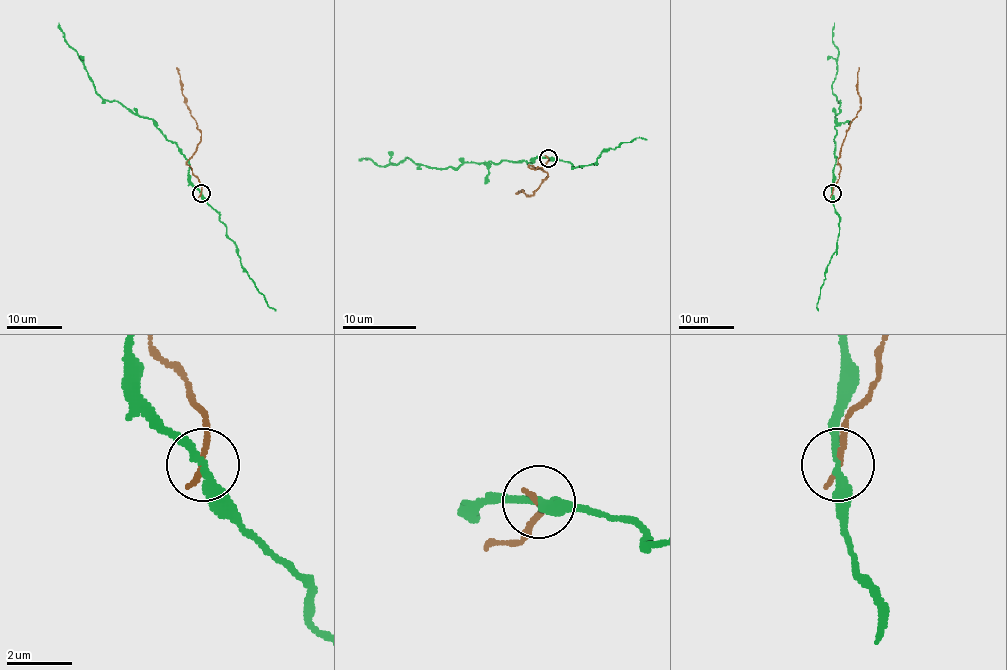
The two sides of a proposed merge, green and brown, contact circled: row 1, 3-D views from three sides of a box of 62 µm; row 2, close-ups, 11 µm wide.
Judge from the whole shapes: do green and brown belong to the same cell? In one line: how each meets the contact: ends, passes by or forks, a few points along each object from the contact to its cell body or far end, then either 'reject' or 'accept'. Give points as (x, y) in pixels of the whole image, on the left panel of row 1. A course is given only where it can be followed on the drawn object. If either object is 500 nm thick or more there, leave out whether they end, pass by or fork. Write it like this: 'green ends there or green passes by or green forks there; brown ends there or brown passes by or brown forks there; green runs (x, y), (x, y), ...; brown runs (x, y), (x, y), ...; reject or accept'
green passes by; brown ends there; green runs (201, 193), (176, 143), (151, 120), (96, 92), (59, 22); brown runs (201, 193), (202, 185), (187, 163), (201, 139), (201, 131), (183, 95), (177, 67); reject

